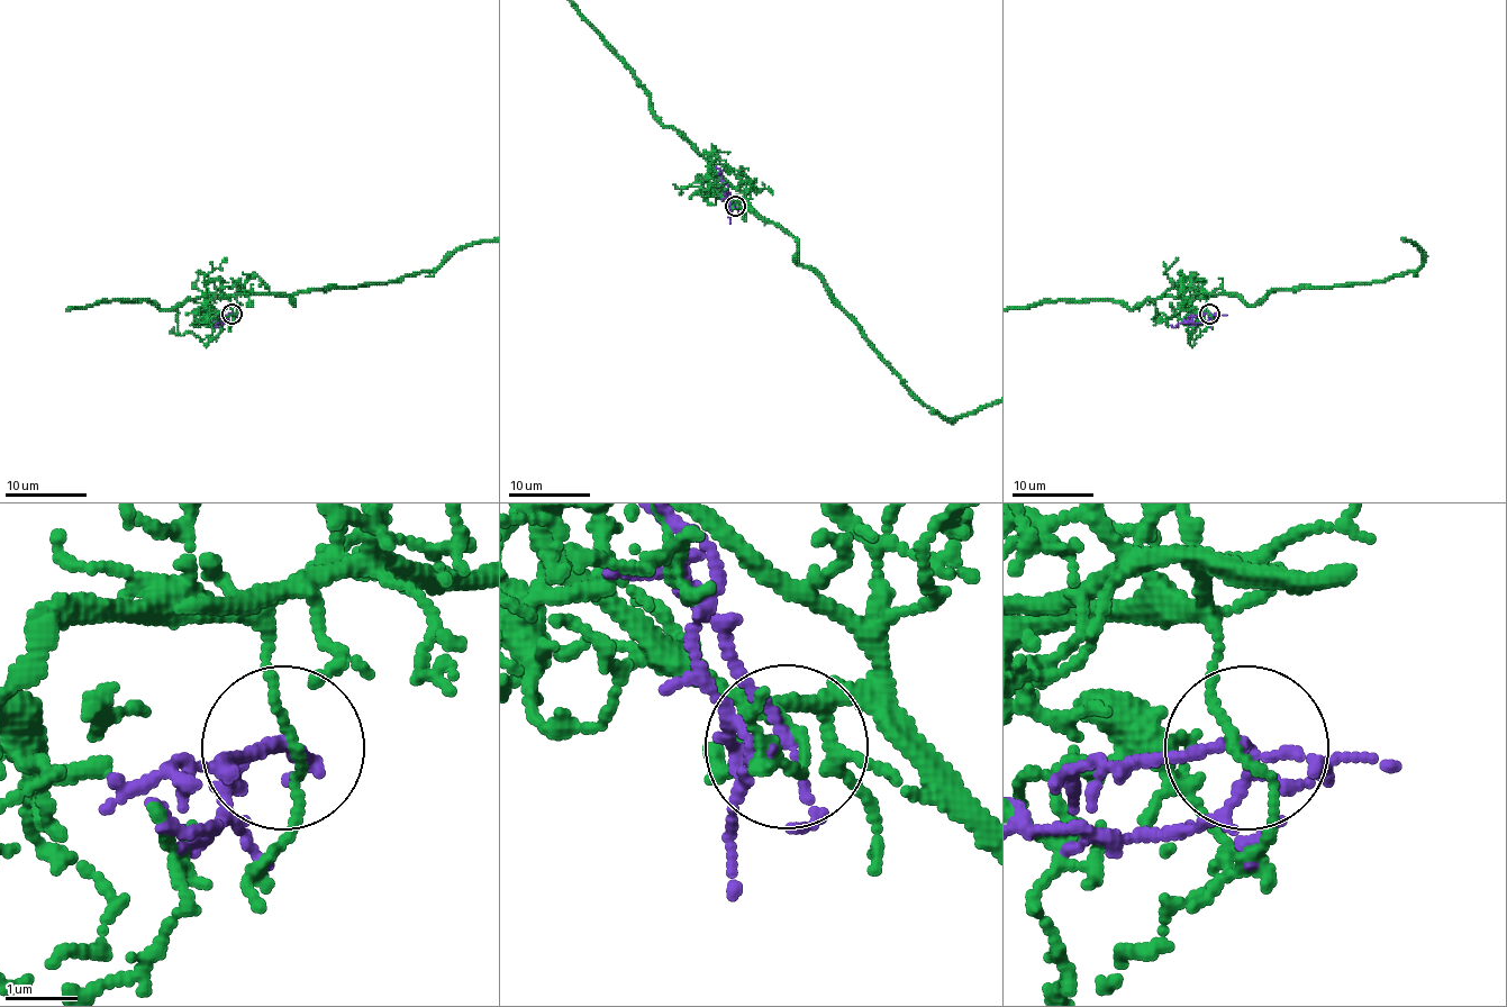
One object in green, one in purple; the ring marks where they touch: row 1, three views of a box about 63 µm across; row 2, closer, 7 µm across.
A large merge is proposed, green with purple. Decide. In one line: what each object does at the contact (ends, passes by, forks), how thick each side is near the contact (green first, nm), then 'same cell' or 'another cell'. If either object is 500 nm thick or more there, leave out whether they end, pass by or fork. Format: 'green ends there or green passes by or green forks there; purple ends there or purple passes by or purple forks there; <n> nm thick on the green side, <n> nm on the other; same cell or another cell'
green passes by; purple forks there; 100 nm thick on the green side, 140 nm on the other; another cell

